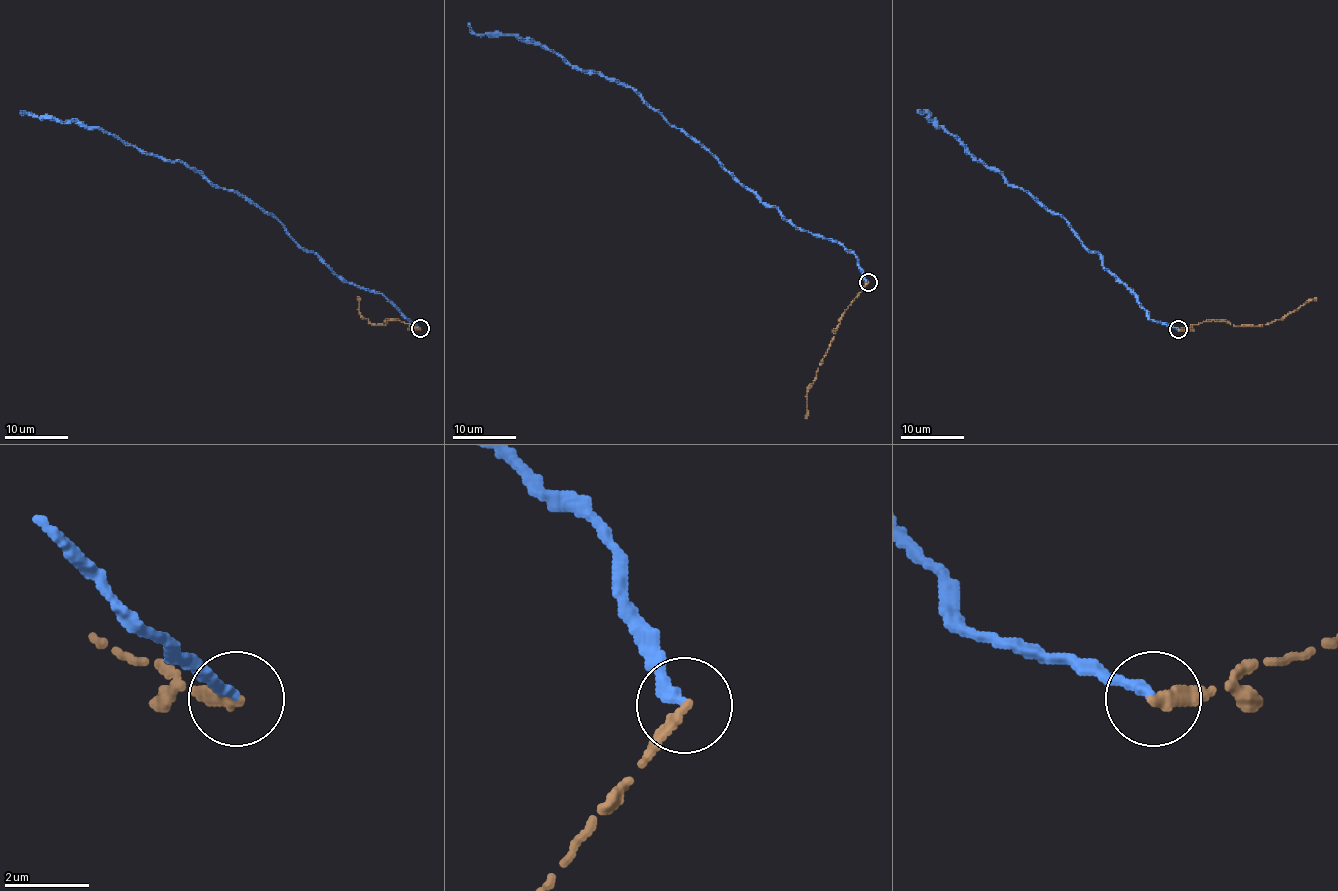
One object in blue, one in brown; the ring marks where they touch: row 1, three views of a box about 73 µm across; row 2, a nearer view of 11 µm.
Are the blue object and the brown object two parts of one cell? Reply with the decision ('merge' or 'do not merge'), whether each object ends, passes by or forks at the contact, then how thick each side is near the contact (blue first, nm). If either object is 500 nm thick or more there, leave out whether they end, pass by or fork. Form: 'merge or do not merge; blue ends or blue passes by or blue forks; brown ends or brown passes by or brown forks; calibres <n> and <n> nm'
do not merge; blue ends; brown ends; calibres 300 and 320 nm

